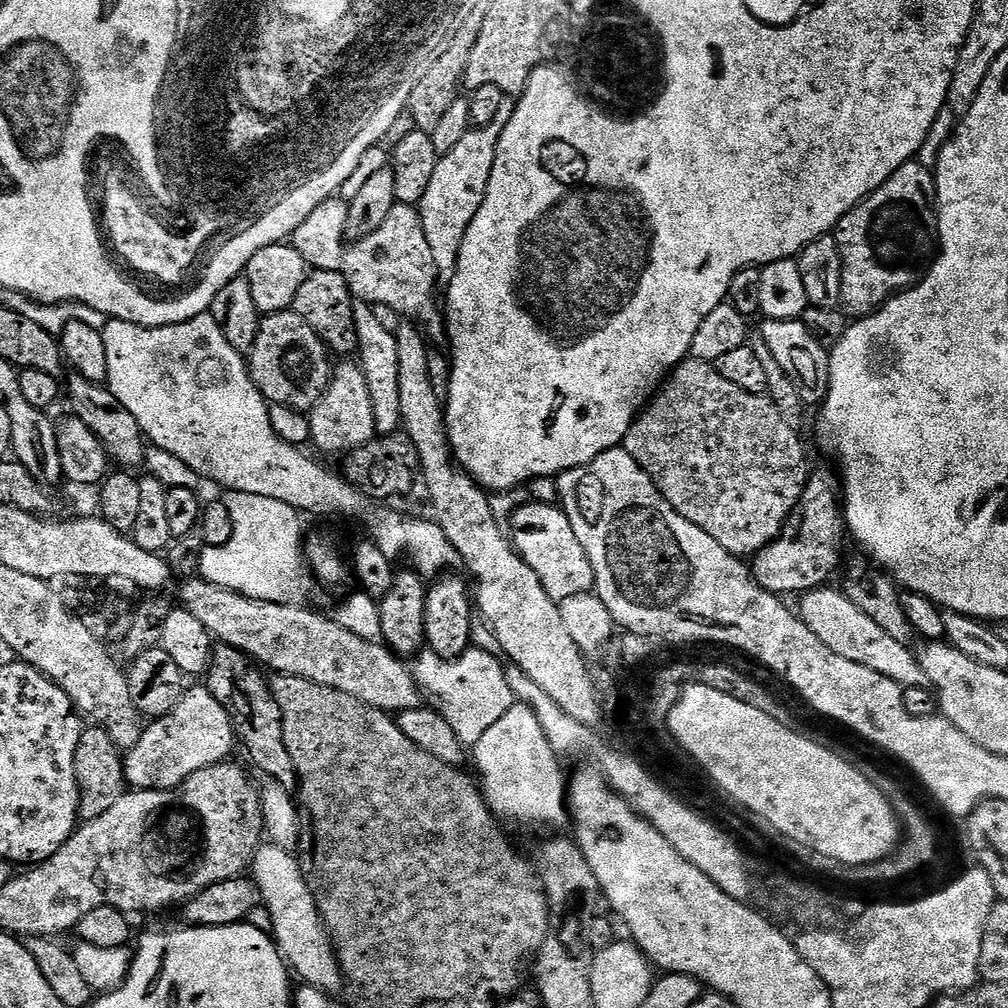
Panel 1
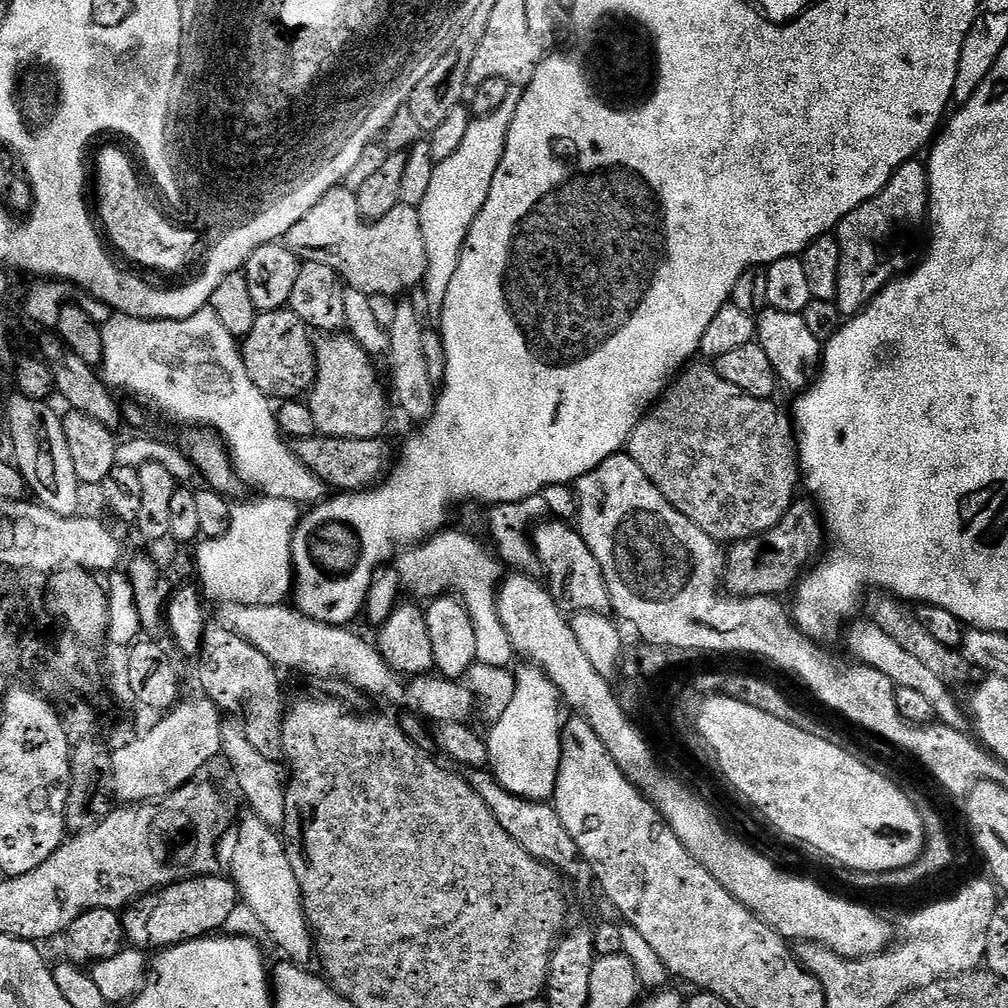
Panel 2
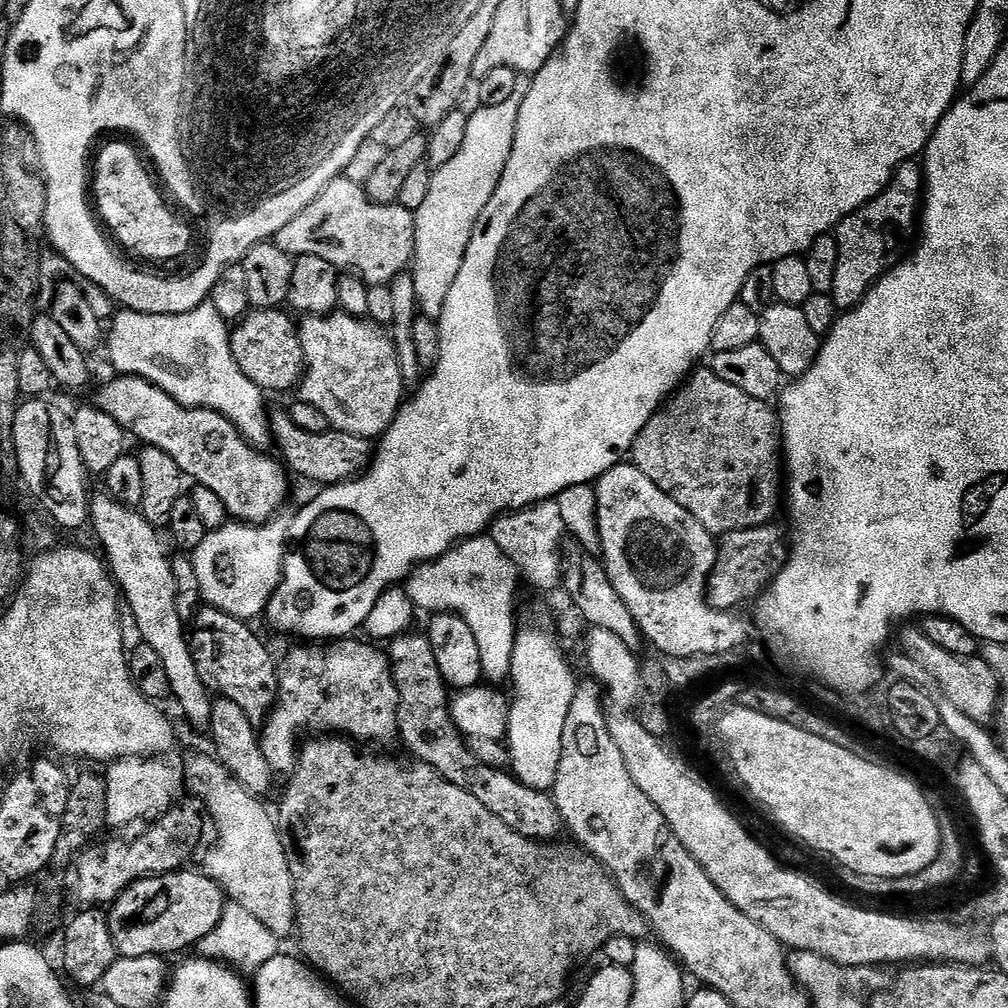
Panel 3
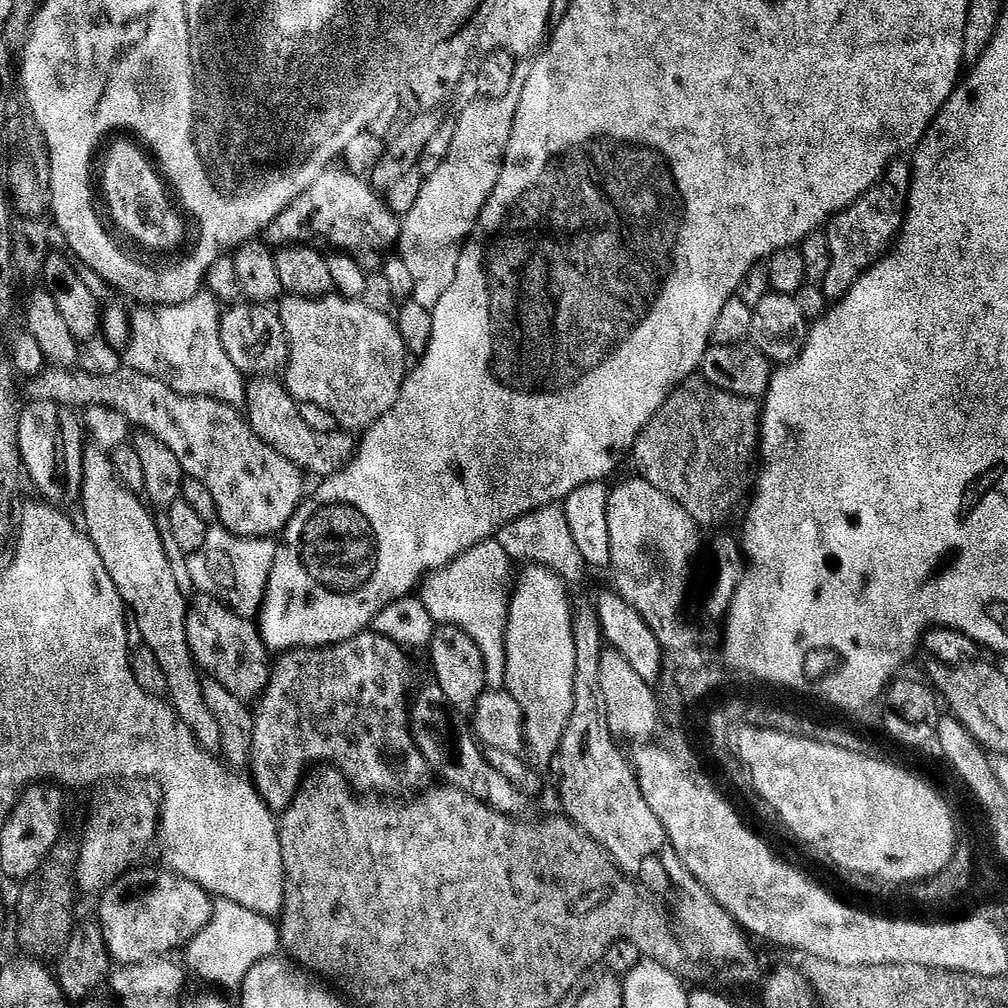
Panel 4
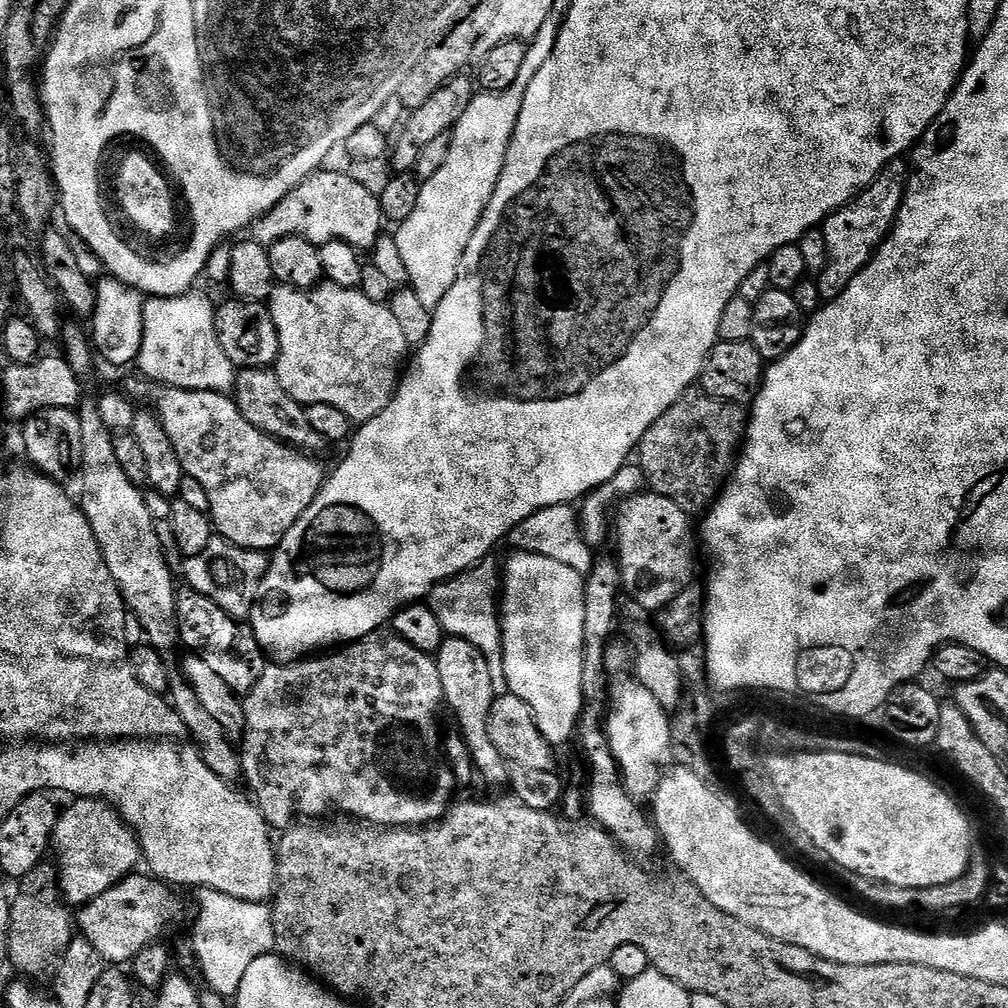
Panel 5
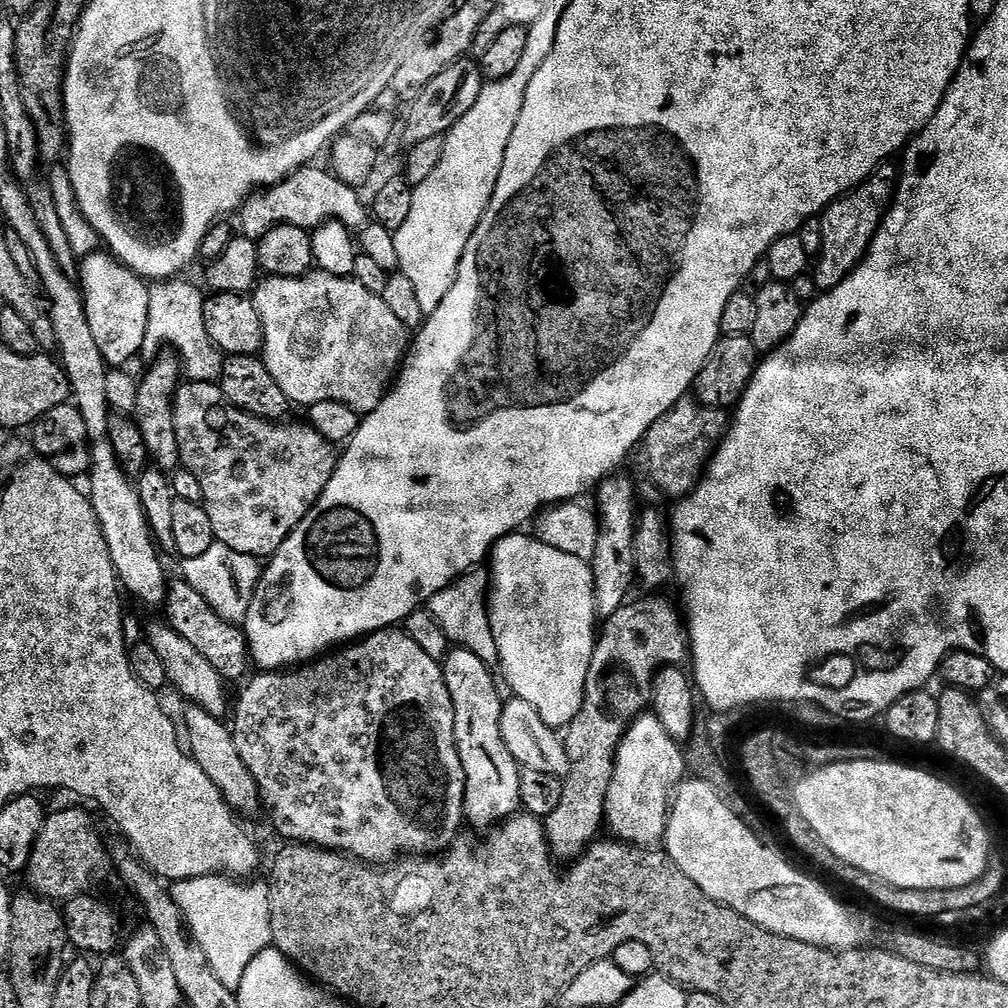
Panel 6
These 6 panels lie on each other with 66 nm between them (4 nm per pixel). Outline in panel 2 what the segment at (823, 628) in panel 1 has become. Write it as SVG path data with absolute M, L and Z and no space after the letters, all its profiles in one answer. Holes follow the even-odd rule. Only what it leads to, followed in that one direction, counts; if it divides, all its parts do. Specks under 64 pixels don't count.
M860 619L851 625L853 628L848 632L848 648L852 651L851 659L886 674L886 678L890 678L897 688L926 694L930 706L934 706L934 717L939 723L948 728L967 729L970 724L969 713L966 711L965 705L963 708L956 701L956 696L952 693L955 691L945 680L938 678L938 674L934 674L934 670L929 670L923 662L915 659L902 646L898 646L898 642L894 638L890 638L890 634L886 634L886 630L882 630L877 624L871 623L867 619Z

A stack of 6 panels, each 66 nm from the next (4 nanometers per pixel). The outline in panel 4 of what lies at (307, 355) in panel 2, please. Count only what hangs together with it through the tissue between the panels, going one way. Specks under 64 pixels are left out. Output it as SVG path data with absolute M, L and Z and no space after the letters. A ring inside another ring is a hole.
M237 302L220 313L222 350L246 378L275 377L288 367L288 339L282 318L275 307L251 302Z

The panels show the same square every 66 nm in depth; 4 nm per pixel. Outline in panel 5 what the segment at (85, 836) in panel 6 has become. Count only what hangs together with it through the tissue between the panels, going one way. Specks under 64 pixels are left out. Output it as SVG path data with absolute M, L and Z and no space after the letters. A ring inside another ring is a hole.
M76 798L56 818L51 851L59 869L59 889L69 905L89 904L141 867L140 837L106 800Z

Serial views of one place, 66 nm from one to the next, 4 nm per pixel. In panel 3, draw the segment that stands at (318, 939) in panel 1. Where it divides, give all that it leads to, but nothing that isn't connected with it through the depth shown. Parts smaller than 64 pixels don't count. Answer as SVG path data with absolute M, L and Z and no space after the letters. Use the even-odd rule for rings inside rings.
M192 756L188 765L182 768L182 780L187 791L189 788L197 796L195 799L202 805L211 823L212 820L216 823L216 832L220 835L216 840L216 852L210 853L204 860L203 871L220 884L231 903L254 914L266 930L273 932L277 938L291 937L296 926L296 903L288 854L277 821L273 813L271 816L264 809L264 802L259 797L247 792L220 765L219 760L208 756Z

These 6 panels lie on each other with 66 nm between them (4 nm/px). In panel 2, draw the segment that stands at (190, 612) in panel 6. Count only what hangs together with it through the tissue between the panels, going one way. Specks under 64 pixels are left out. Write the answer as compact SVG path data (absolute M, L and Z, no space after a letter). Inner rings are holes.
M212 622L204 630L202 646L198 657L200 663L200 688L207 699L213 700L221 713L228 712L235 723L242 726L242 731L246 734L246 742L251 742L264 755L274 761L279 761L284 755L284 743L282 734L284 733L284 714L286 711L286 700L284 704L284 692L280 689L280 676L276 665L262 654L255 646L250 646L246 638L238 638L234 630L230 630L222 623Z

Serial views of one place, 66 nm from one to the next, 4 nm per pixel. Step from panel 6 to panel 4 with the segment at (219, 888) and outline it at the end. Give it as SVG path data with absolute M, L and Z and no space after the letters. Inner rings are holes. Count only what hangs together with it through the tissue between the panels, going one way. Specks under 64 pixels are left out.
M217 899L212 905L212 921L206 930L186 945L187 967L192 967L208 984L239 989L254 965L273 959L280 951L280 930L269 917L254 914L254 910L238 906L238 902Z

